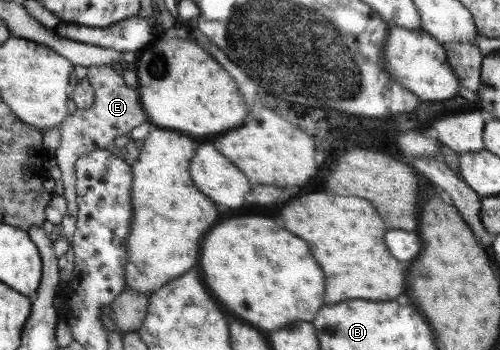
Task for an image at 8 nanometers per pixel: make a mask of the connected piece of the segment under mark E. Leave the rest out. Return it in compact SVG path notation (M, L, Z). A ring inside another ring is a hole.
M91 65L86 68L85 78L94 90L94 99L92 107L77 109L73 114L68 114L60 123L60 143L52 156L59 167L61 180L63 183L63 194L67 210L65 216L60 220L60 235L68 243L68 250L64 255L57 259L58 277L67 282L72 277L74 254L72 253L72 239L75 231L75 222L77 218L77 203L75 202L75 172L73 163L89 151L104 149L110 145L112 139L120 135L127 135L132 128L138 127L141 123L147 121L147 115L141 106L137 90L128 87L123 77L114 71L111 66Z

